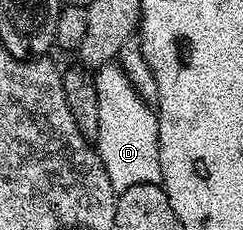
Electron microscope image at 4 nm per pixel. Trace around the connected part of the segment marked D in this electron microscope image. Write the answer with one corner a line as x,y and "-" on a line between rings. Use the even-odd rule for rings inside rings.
119,63
103,64
95,69
94,83
98,94
98,134
94,147
110,174
110,186
119,194
130,190
130,186
160,184
160,117
149,101
143,100
134,90
130,78
121,70

